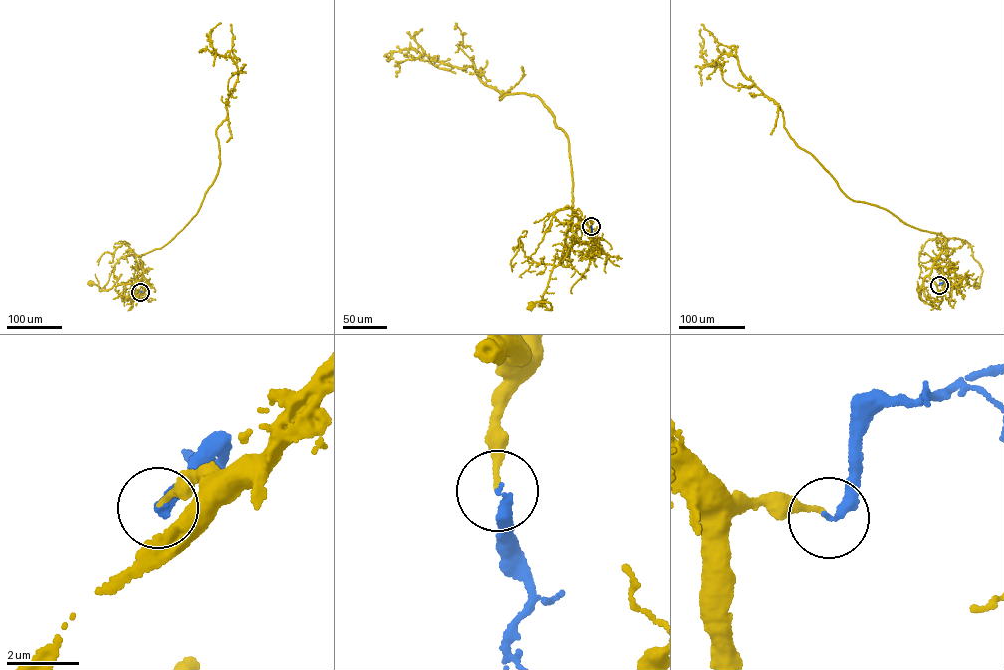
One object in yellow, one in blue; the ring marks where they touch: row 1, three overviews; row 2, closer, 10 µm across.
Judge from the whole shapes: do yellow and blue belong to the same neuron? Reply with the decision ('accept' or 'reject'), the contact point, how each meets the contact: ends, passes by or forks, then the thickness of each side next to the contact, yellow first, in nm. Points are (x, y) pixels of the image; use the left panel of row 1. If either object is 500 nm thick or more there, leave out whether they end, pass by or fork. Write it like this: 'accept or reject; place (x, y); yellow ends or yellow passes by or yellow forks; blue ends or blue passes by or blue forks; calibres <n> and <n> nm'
accept; place (140, 292); yellow ends; blue ends; calibres 140 and 240 nm

